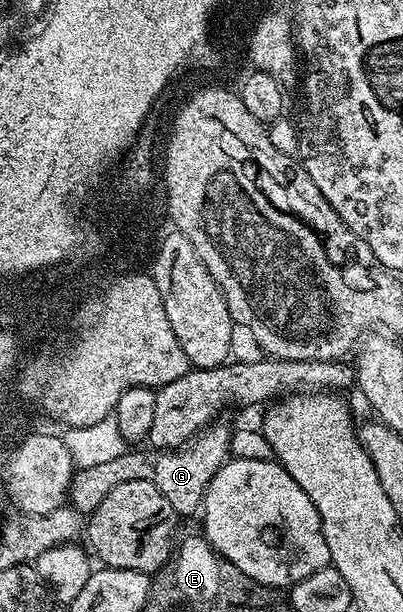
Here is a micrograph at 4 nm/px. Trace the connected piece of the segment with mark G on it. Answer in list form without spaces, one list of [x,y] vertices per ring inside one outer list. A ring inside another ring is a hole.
[[[222,422],[211,423],[209,427],[199,431],[184,447],[127,449],[113,461],[75,470],[68,492],[69,506],[86,517],[96,509],[96,505],[100,505],[100,501],[104,501],[104,497],[112,489],[116,489],[116,485],[124,485],[124,481],[149,481],[151,485],[156,485],[160,493],[164,493],[168,505],[172,505],[172,509],[179,516],[194,514],[197,516],[212,477],[216,477],[216,473],[224,466],[226,460],[231,458],[230,432],[232,427],[231,424]]]

